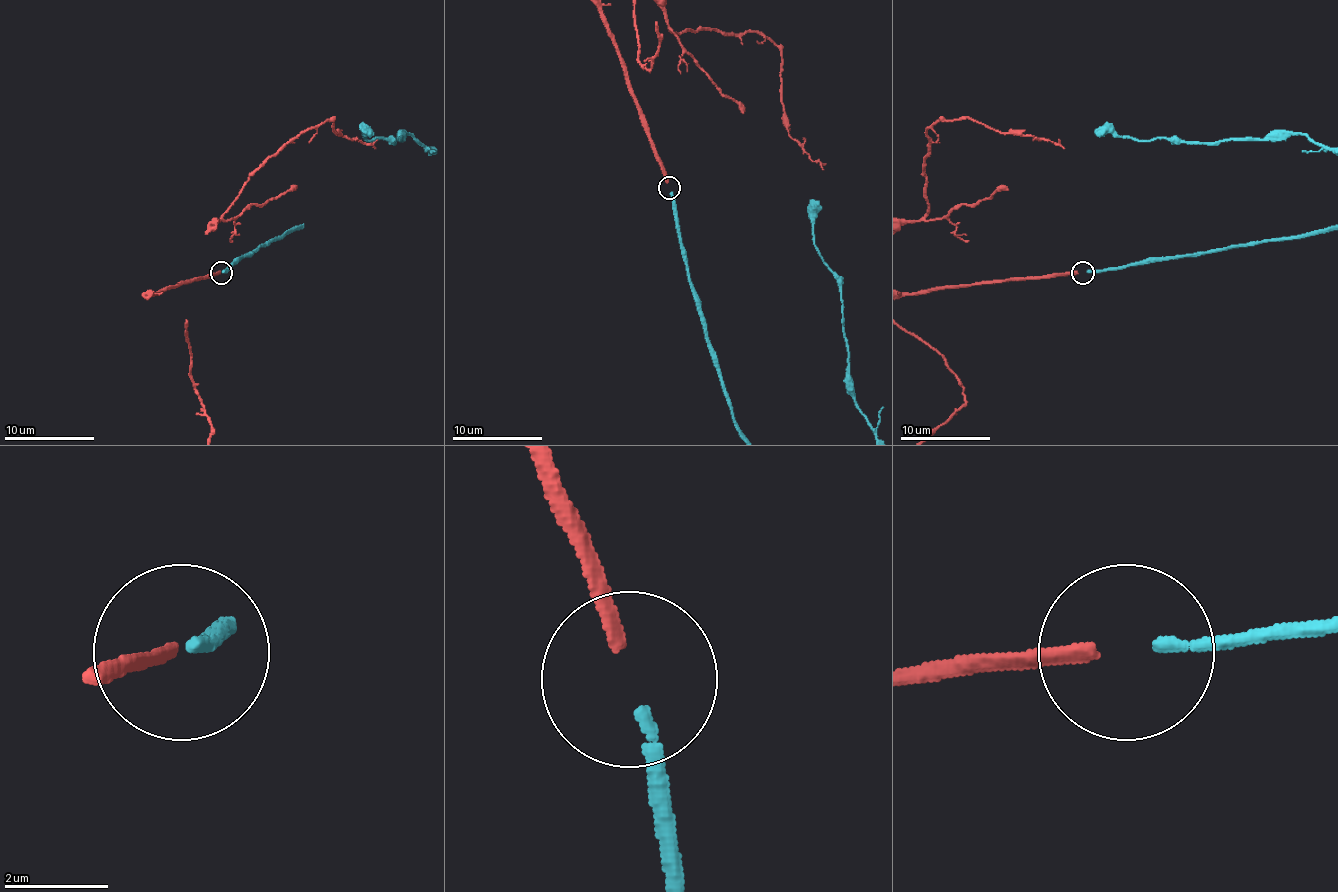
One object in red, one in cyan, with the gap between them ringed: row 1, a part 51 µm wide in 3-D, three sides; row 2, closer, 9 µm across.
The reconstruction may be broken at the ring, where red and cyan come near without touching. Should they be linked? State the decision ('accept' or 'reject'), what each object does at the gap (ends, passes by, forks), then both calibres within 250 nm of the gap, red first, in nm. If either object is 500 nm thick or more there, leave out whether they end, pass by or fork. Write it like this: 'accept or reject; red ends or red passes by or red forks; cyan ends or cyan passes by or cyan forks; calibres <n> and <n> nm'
accept; red ends; cyan ends; calibres 260 and 220 nm

